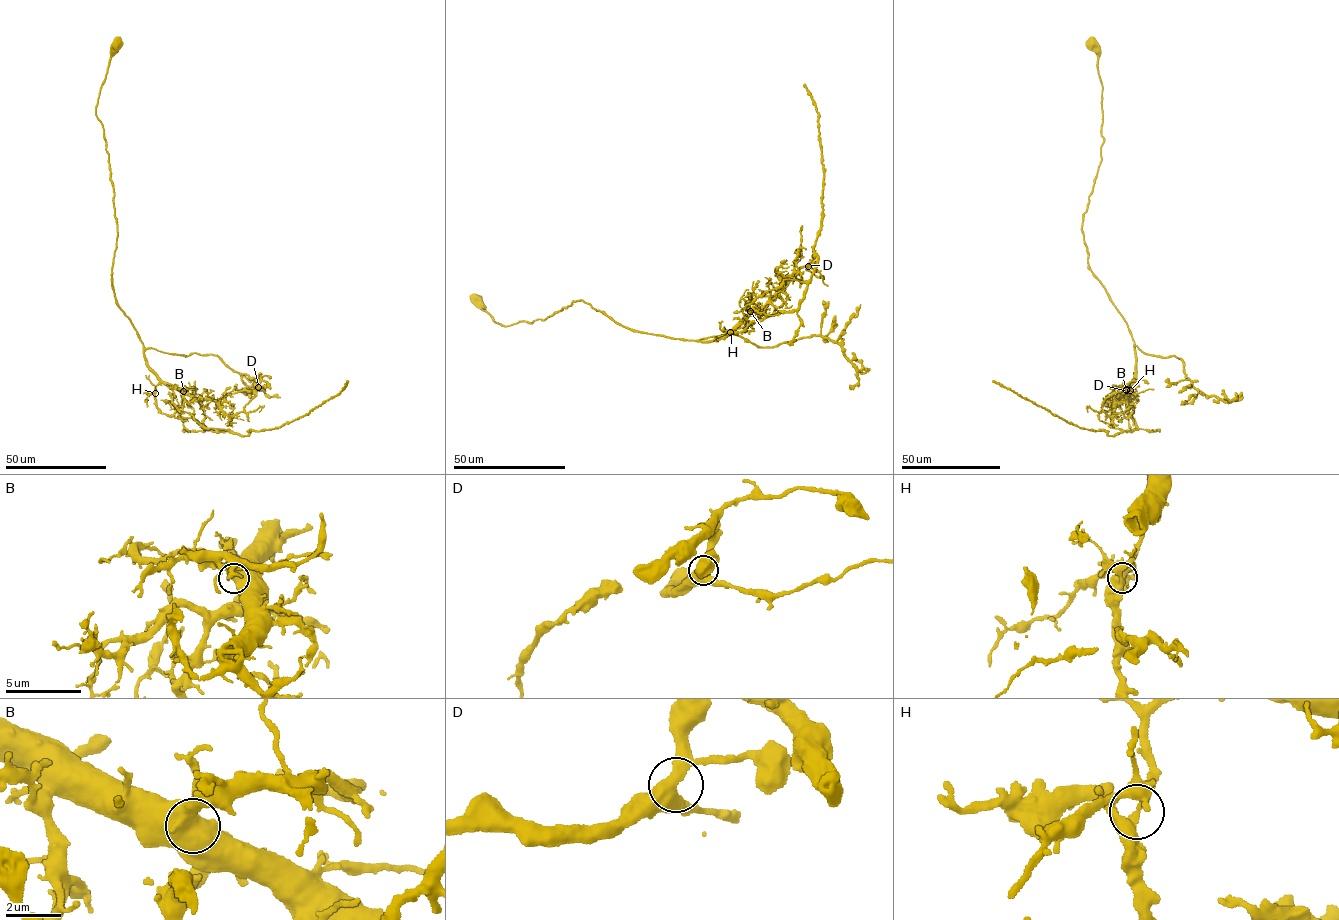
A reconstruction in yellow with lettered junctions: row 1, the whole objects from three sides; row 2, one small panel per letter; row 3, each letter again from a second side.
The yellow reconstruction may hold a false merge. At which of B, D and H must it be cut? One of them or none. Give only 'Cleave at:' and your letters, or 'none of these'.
Cleave at: H

